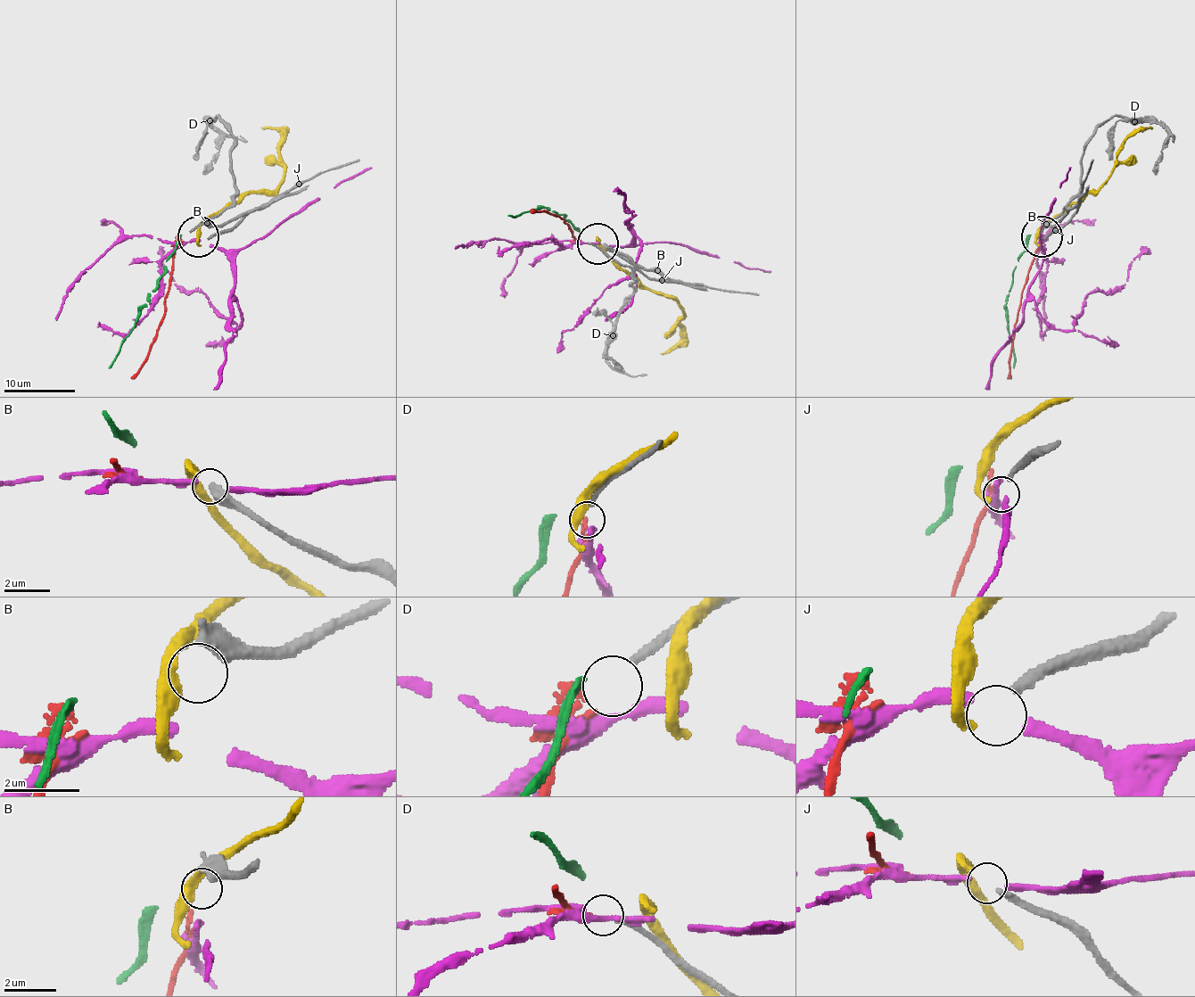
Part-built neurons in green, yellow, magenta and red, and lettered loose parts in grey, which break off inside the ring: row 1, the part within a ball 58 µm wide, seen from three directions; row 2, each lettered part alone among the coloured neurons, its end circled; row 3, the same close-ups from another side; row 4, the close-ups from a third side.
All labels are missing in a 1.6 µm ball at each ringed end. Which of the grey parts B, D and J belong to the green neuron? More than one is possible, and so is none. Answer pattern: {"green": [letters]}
{"green": []}

